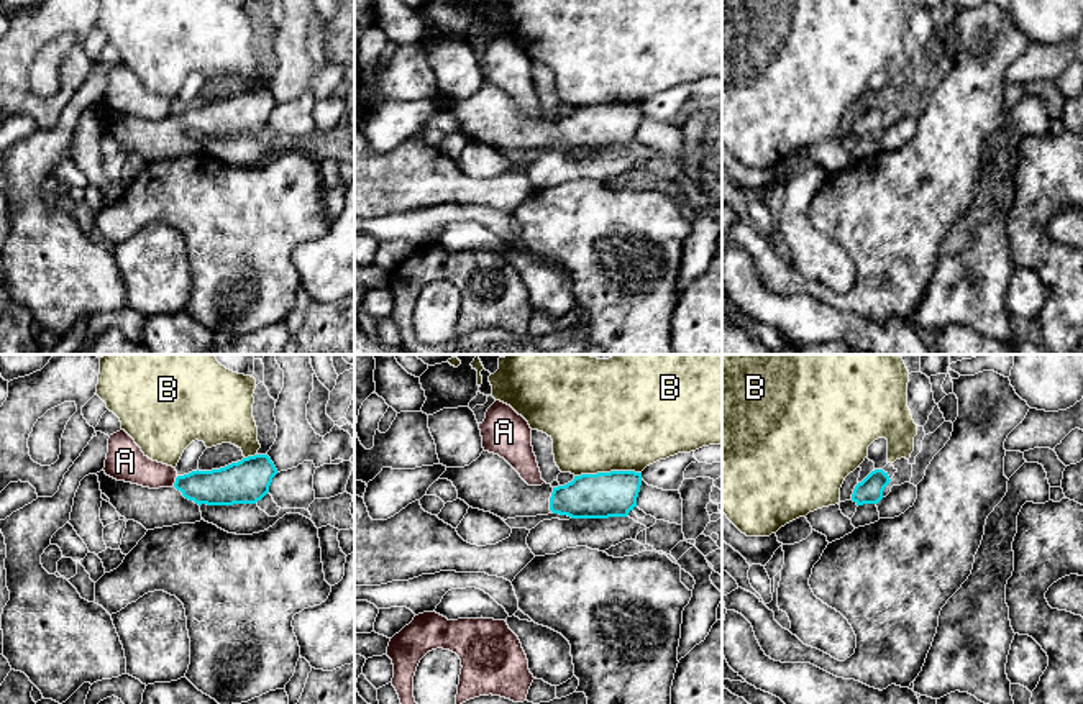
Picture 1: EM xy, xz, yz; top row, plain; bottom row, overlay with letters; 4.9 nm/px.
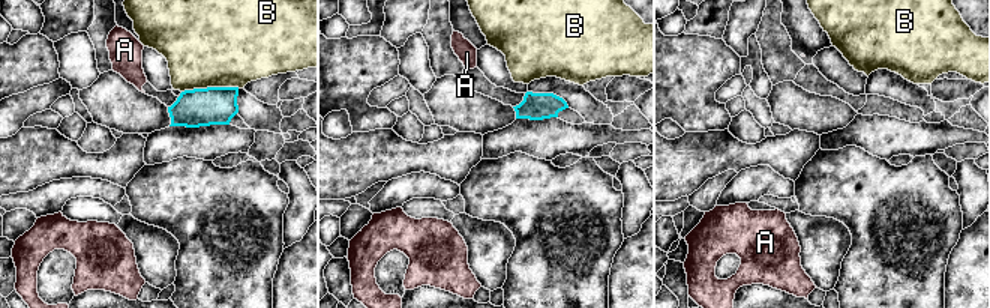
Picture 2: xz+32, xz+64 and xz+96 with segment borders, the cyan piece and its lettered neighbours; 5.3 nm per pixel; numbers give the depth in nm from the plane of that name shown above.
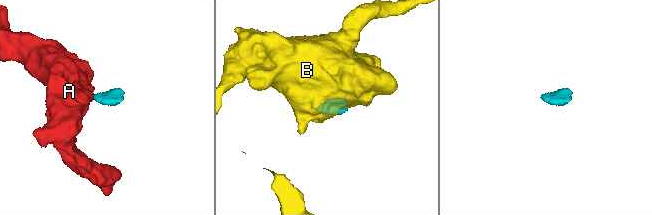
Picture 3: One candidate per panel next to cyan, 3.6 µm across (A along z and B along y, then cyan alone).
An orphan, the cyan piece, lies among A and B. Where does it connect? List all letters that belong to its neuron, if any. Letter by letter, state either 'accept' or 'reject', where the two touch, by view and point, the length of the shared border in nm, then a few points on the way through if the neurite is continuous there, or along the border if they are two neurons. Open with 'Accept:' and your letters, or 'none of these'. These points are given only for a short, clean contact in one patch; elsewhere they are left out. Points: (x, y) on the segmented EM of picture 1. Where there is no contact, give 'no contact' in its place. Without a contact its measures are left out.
Accept: none of these
A: reject | xy (176, 481) | 50 nm | along xy (178, 476), (173, 484)
B: reject | xz (607, 473) | 320 nm | along xz (640, 471), (598, 471), (575, 476)

